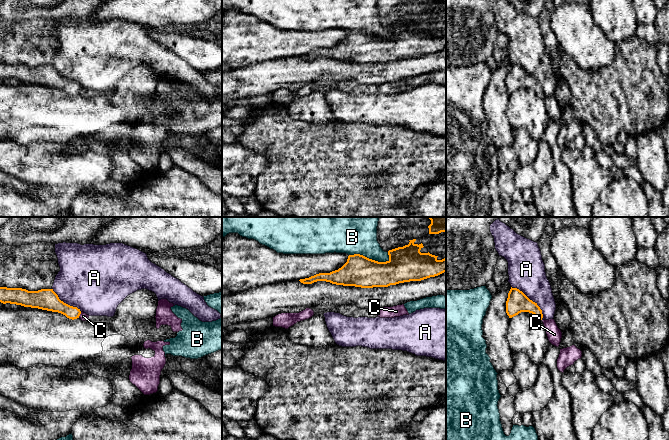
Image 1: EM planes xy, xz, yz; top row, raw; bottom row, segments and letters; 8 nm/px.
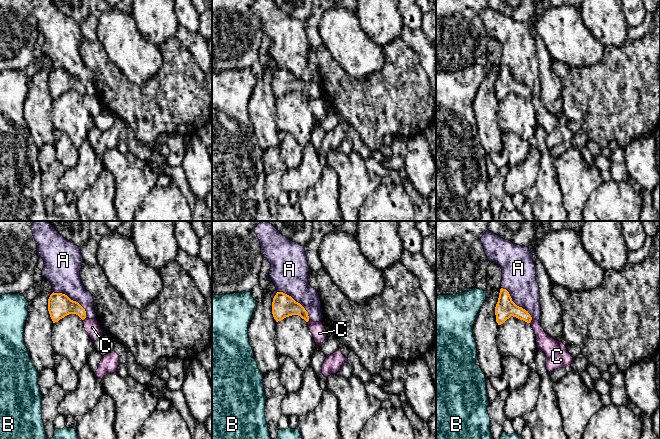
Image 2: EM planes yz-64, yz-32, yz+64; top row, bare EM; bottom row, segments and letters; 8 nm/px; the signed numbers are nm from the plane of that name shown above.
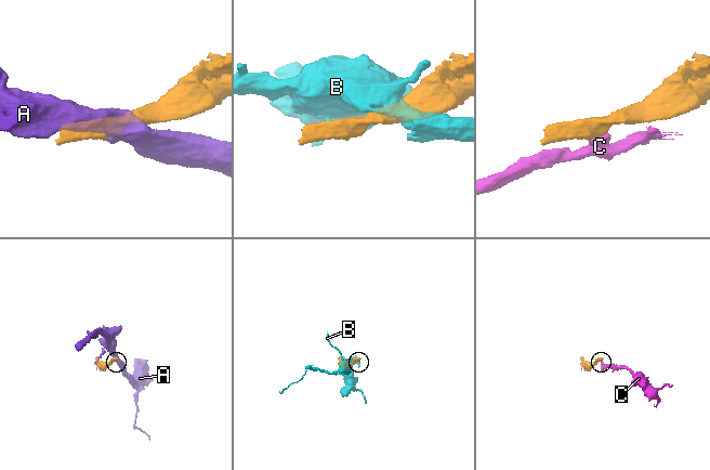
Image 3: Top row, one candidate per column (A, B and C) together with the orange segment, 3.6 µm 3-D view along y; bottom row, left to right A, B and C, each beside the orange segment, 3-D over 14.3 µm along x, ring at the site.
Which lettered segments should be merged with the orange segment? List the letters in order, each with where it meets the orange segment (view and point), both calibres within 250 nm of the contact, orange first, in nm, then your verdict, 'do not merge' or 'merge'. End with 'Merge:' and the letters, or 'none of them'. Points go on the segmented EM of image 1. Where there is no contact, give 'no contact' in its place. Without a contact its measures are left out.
A: yz (529, 299) | 170/300 nm | do not merge
B: xz (368, 258) | 260/360 nm | do not merge
C: xy (79, 315) | 140/70 nm | do not merge
Merge: none of them

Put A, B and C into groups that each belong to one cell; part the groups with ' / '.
A / B C

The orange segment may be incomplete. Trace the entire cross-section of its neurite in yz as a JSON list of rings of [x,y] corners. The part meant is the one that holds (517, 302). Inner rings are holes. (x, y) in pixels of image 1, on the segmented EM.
[[[511,287],[506,301],[506,313],[509,318],[512,318],[521,312],[532,313],[539,320],[542,320],[543,318],[542,310],[537,305],[537,303],[530,300],[519,289]]]

